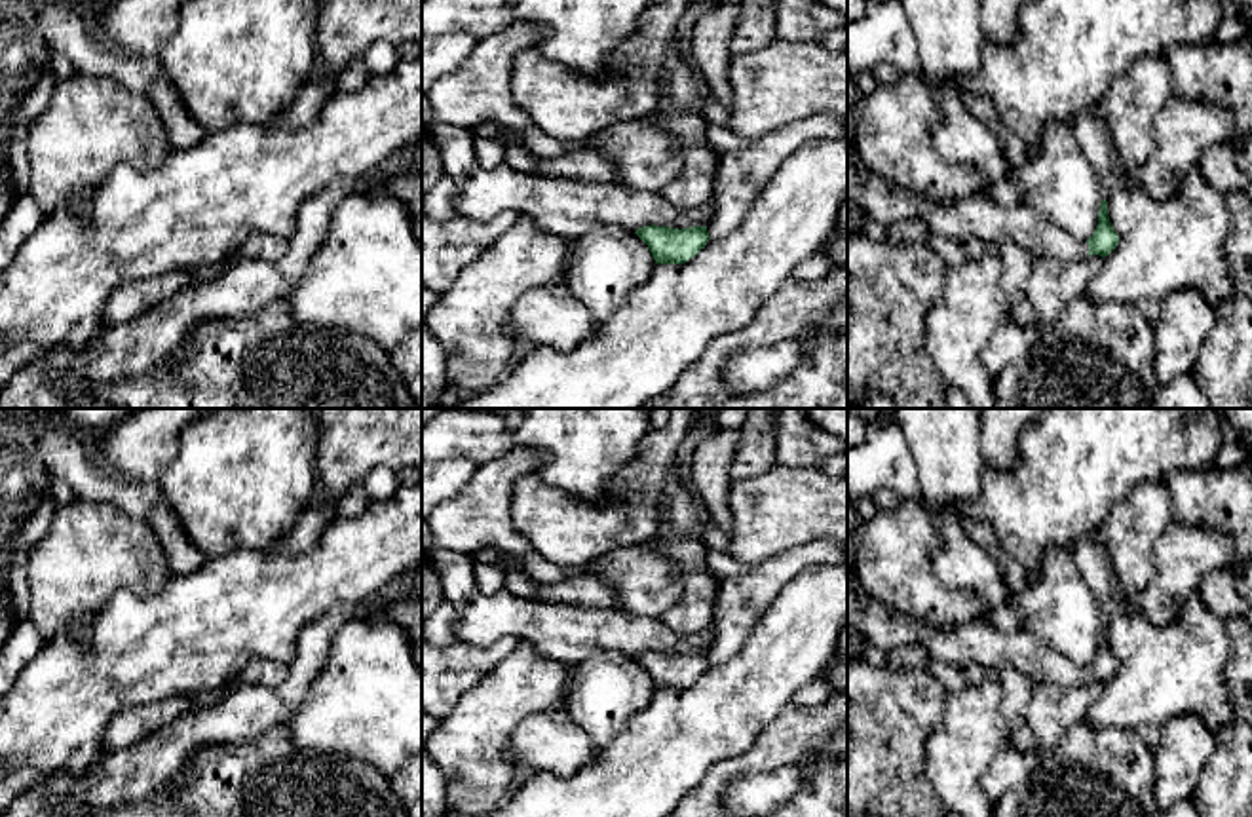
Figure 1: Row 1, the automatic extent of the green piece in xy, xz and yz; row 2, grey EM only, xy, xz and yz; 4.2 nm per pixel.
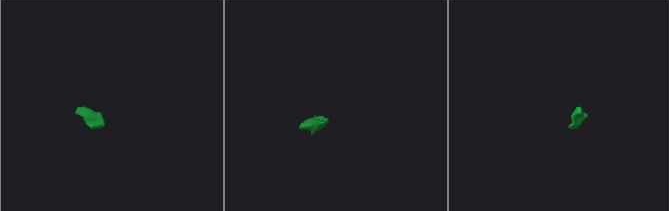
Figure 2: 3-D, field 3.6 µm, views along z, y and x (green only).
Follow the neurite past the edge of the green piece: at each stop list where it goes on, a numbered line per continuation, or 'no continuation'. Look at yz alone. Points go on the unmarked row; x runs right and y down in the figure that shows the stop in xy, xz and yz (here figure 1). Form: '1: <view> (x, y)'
1: yz (979, 641)

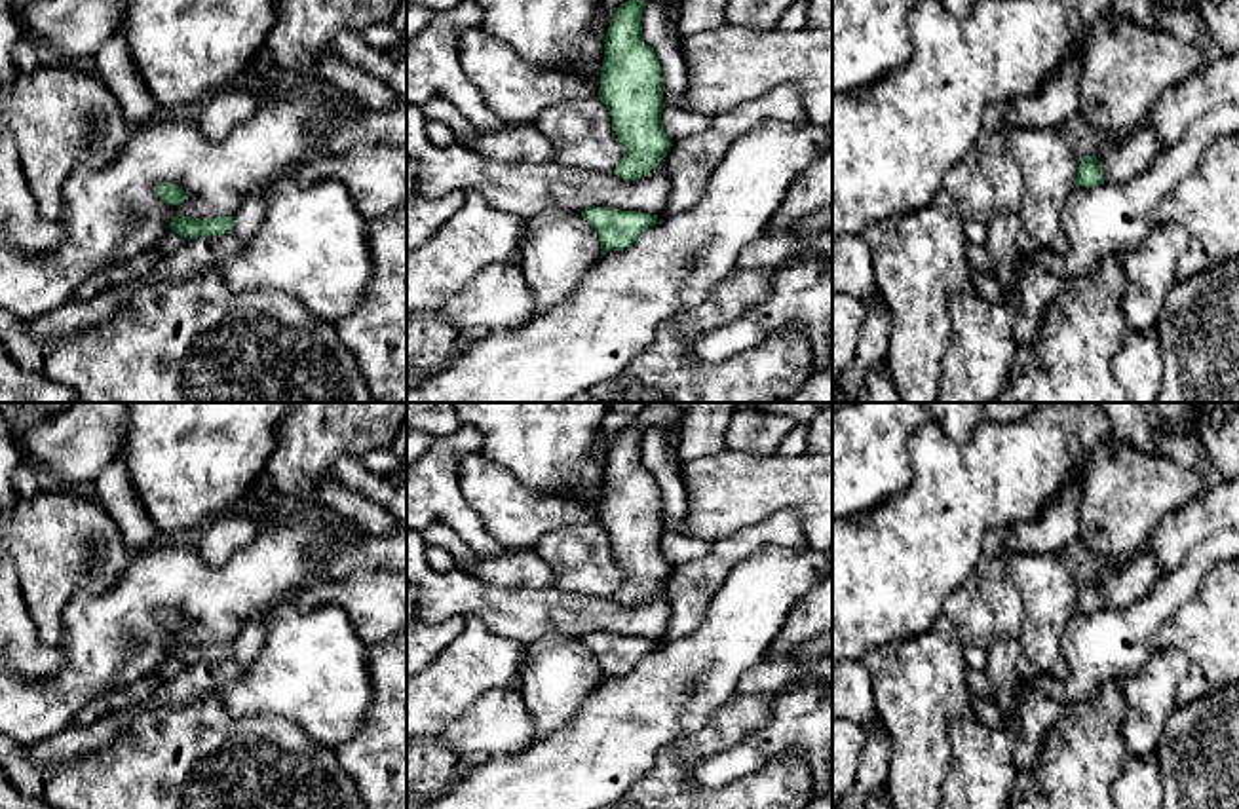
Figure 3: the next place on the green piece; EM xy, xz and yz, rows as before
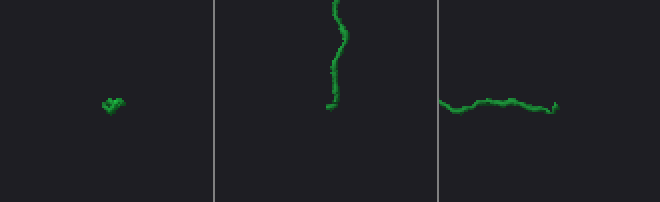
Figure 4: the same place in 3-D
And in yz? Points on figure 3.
1: yz (1122, 585)

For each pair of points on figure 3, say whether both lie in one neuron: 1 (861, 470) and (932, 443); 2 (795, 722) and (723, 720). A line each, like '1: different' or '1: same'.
1: different
2: different

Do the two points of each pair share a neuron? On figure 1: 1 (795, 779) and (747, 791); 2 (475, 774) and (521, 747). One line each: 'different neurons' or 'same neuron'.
1: same neuron
2: different neurons

